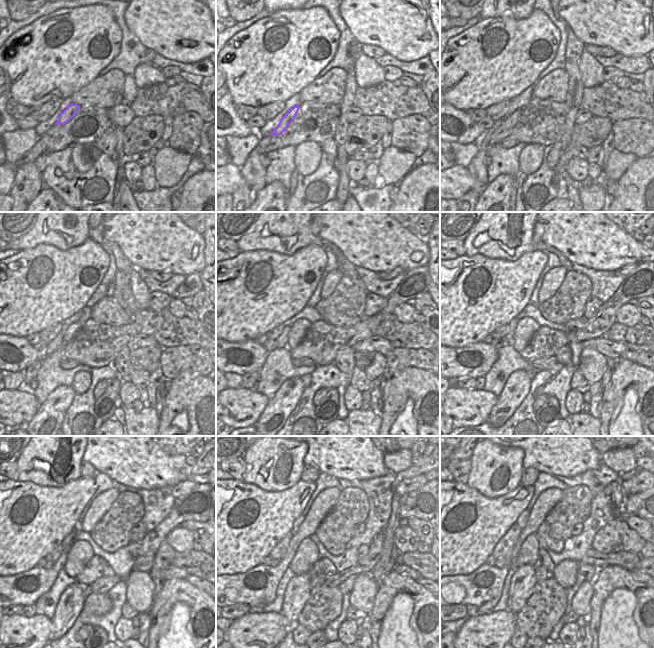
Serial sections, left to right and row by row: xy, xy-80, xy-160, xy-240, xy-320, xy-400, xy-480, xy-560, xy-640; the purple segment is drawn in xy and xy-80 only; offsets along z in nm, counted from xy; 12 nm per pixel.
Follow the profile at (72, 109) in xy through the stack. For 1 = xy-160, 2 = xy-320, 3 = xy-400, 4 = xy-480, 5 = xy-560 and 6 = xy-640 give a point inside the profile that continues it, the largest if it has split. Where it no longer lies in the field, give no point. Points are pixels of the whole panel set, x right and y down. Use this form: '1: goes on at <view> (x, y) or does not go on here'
1: goes on at xy-160 (506, 128)
2: goes on at xy-320 (248, 379)
3: goes on at xy-400 (467, 382)
4: goes on at xy-480 (12, 609)
5: goes on at xy-560 (237, 610)
6: goes on at xy-640 (460, 611)

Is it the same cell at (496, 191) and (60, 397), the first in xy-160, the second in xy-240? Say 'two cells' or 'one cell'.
one cell

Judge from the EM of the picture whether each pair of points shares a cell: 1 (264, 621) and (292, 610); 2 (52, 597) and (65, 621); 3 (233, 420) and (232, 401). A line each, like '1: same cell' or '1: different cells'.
1: different cells
2: different cells
3: same cell

